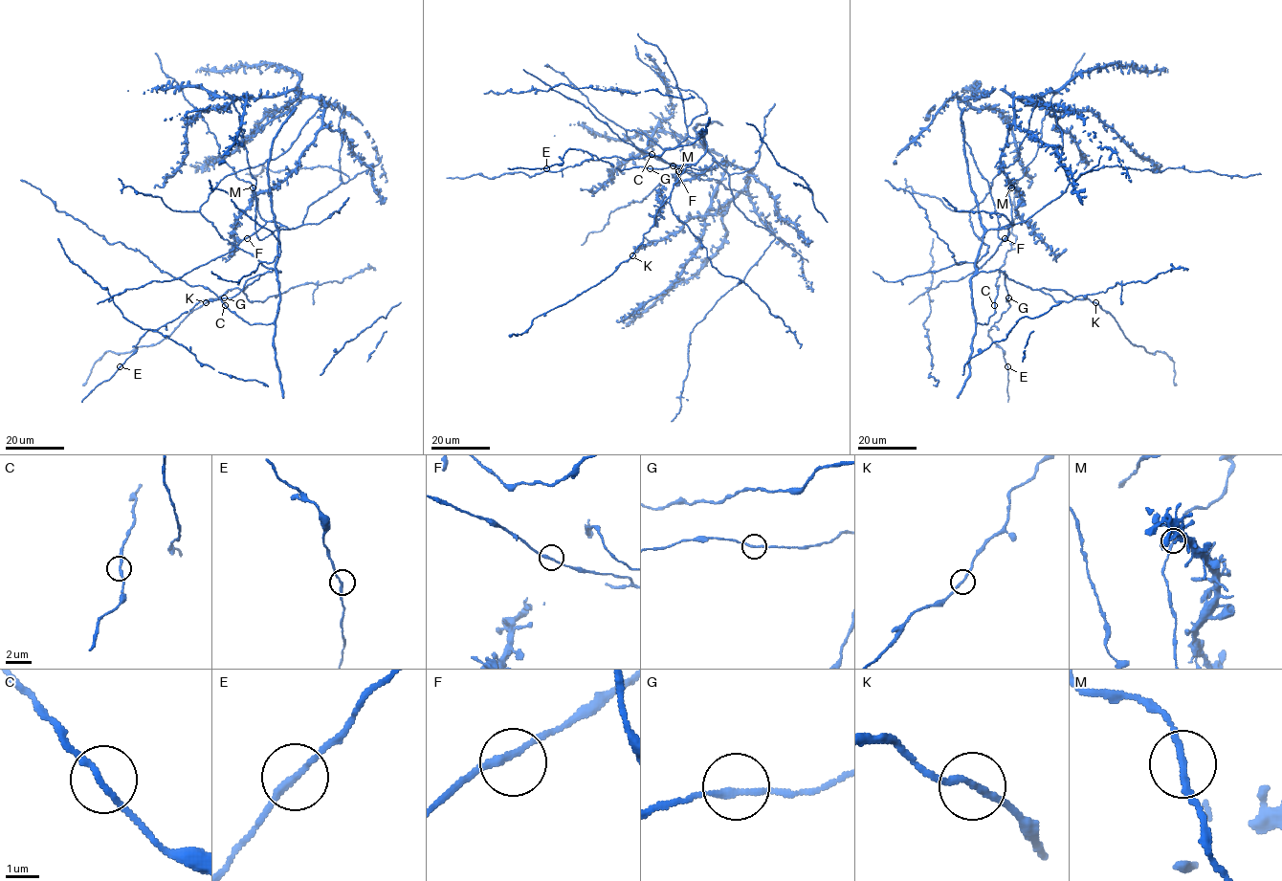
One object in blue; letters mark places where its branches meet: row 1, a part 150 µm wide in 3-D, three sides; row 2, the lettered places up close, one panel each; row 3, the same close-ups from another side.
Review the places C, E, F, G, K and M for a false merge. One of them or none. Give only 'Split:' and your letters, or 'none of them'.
Split: none of them

